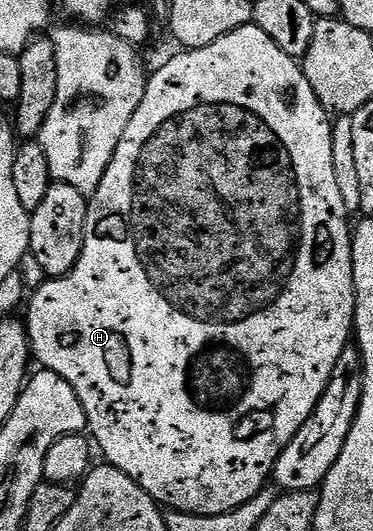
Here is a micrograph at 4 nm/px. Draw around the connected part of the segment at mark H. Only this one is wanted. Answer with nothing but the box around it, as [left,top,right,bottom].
[26,25,356,515]

